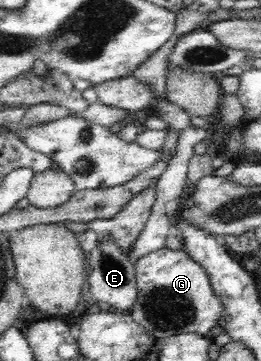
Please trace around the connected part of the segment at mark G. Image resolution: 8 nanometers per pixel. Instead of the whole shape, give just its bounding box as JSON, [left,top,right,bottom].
[133,248,223,341]

